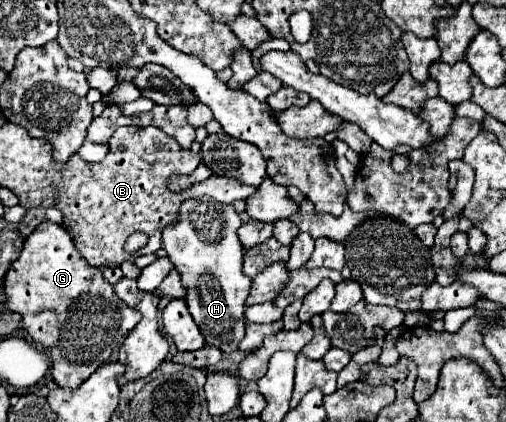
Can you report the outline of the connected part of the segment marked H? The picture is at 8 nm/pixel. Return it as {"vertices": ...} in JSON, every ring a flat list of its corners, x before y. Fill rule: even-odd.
{"vertices":[[210,195,186,199,180,205,176,223,162,231,162,247,166,249,174,269,186,287,186,305,200,327,208,345,218,345,224,353,236,351,244,337,244,301,250,295,252,279,244,275,244,247,236,235,242,225,234,205,216,203]]}

